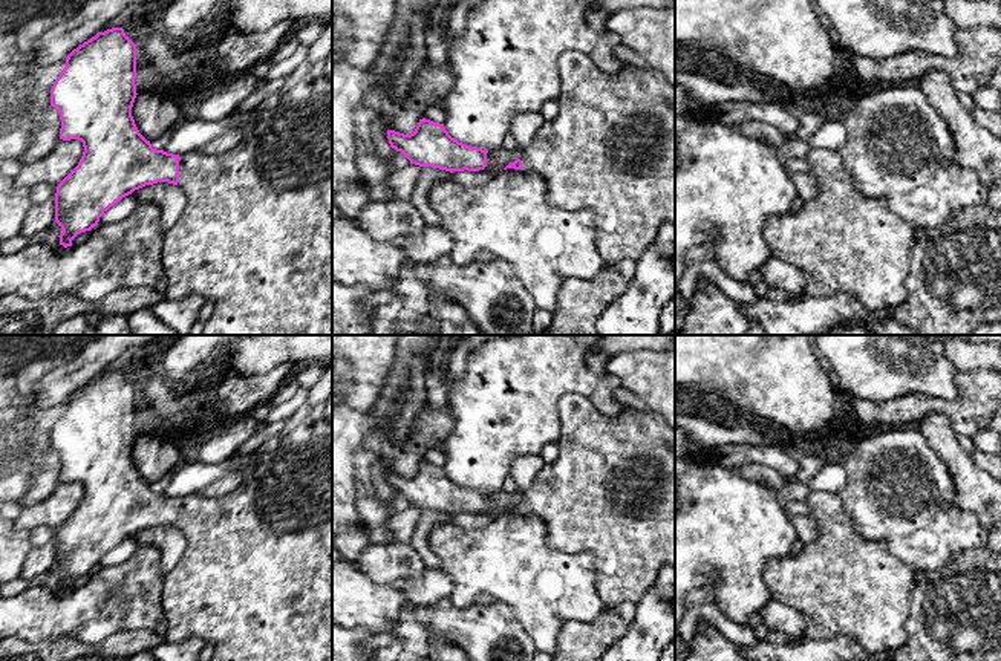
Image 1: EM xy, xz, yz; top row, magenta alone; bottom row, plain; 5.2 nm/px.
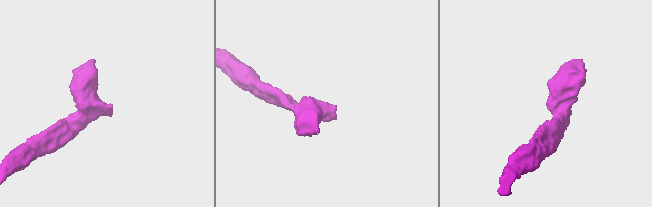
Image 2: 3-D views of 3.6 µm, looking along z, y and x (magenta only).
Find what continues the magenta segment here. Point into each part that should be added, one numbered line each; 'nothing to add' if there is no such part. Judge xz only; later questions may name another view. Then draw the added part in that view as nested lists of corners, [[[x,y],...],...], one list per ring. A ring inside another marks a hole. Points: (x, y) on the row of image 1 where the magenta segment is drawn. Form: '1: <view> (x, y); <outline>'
1: xz (611, 149); [[[575,50],[562,54],[557,67],[559,113],[520,148],[522,171],[537,173],[546,181],[549,204],[595,213],[595,246],[608,265],[623,259],[637,262],[657,233],[675,222],[675,89],[663,73],[647,67],[626,66],[605,73],[586,54]]]

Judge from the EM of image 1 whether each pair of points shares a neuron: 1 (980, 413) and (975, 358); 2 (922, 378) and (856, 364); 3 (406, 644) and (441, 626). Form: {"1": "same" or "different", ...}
{"1": "different", "2": "same", "3": "different"}

